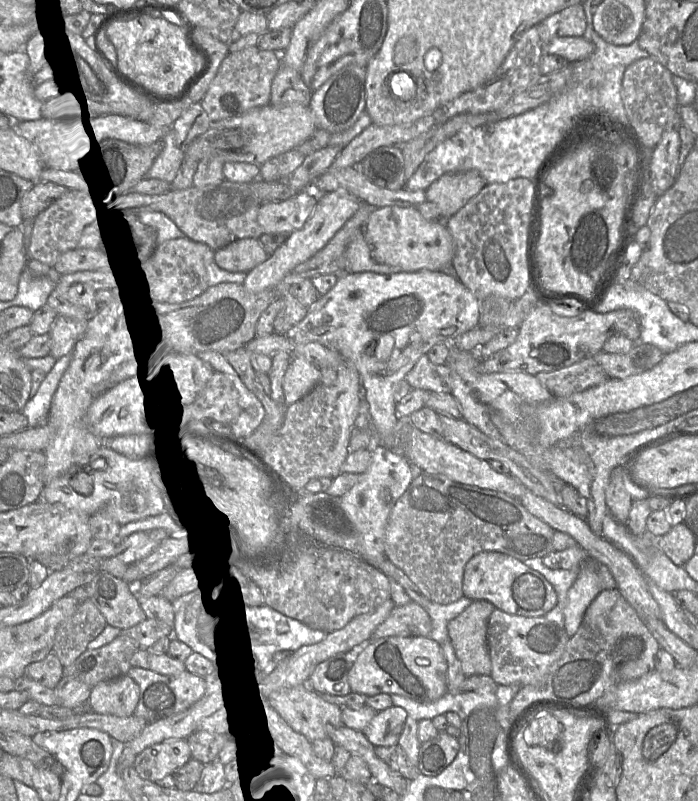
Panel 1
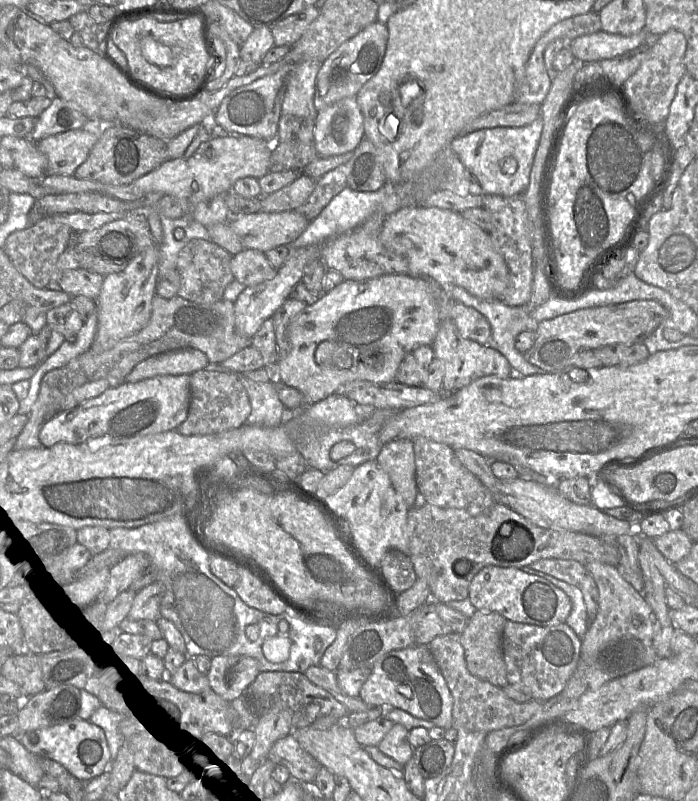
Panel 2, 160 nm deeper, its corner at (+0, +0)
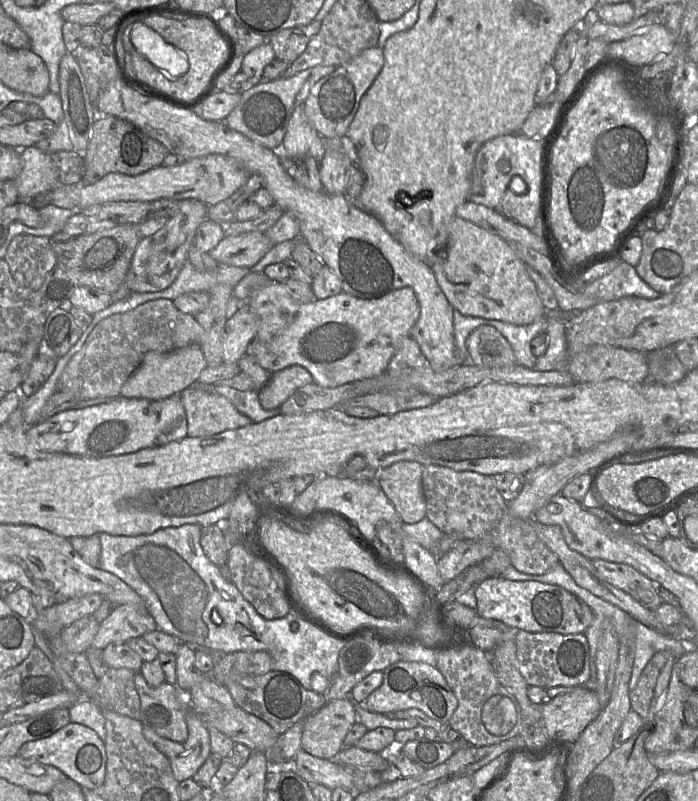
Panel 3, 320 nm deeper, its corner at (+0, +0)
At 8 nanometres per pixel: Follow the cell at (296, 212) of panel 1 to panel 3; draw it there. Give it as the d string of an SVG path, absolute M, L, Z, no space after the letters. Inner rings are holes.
M254 231L224 236L210 255L220 264L251 270L273 246L266 232Z

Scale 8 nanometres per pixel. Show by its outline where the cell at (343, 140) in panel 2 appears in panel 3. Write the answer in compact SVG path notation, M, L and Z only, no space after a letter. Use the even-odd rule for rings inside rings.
M327 147L319 163L319 175L324 190L329 194L344 194L346 191L345 158L343 153Z

